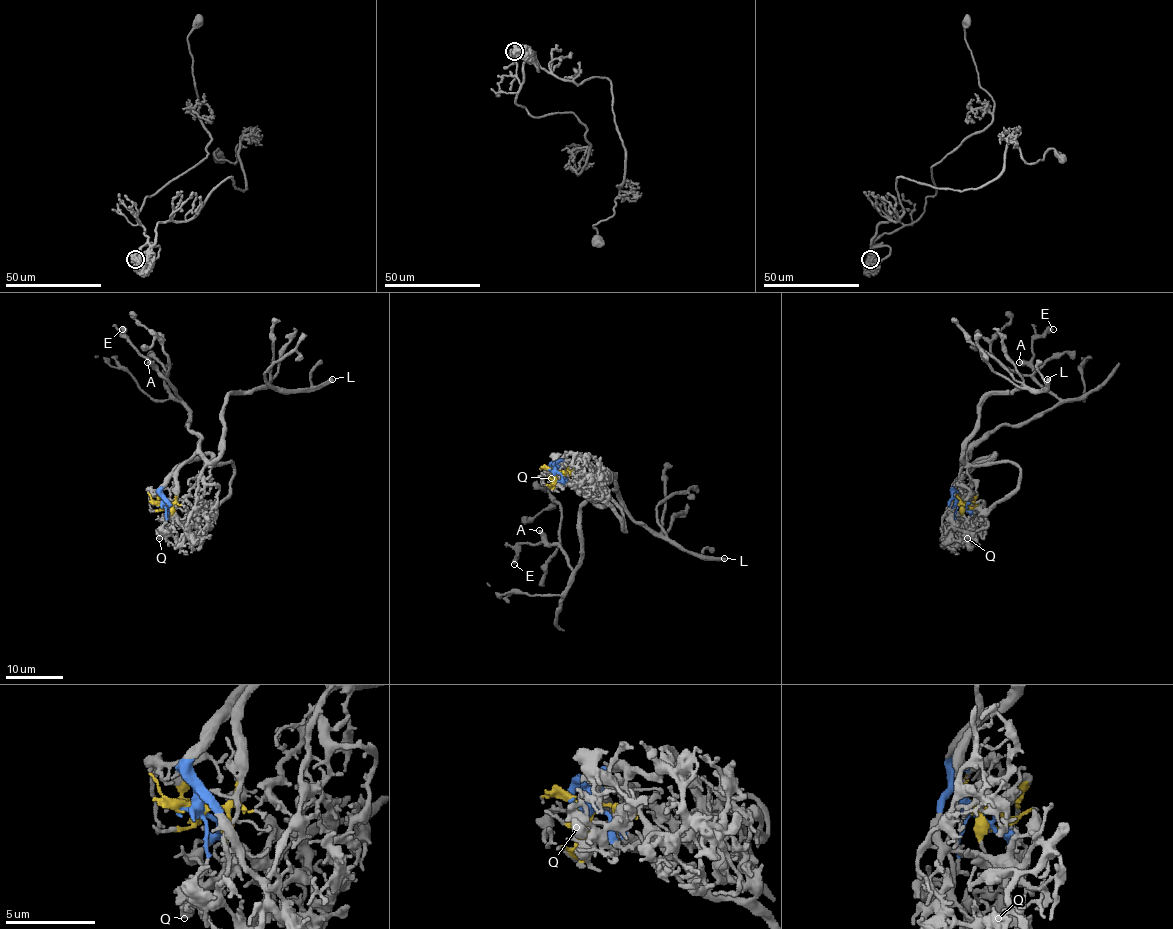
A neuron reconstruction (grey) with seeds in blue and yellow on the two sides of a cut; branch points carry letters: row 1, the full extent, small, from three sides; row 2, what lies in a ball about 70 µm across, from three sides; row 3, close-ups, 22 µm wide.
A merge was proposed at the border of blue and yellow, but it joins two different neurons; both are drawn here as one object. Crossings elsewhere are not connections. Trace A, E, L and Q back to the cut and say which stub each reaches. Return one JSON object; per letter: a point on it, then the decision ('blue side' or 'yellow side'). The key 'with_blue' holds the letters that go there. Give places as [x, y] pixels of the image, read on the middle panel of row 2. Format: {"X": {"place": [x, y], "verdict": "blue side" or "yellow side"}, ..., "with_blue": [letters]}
{"A": {"place": [539, 530], "verdict": "yellow side"}, "E": {"place": [514, 564], "verdict": "yellow side"}, "L": {"place": [724, 558], "verdict": "blue side"}, "Q": {"place": [551, 478], "verdict": "blue side"}, "with_blue": ["L", "Q"]}

